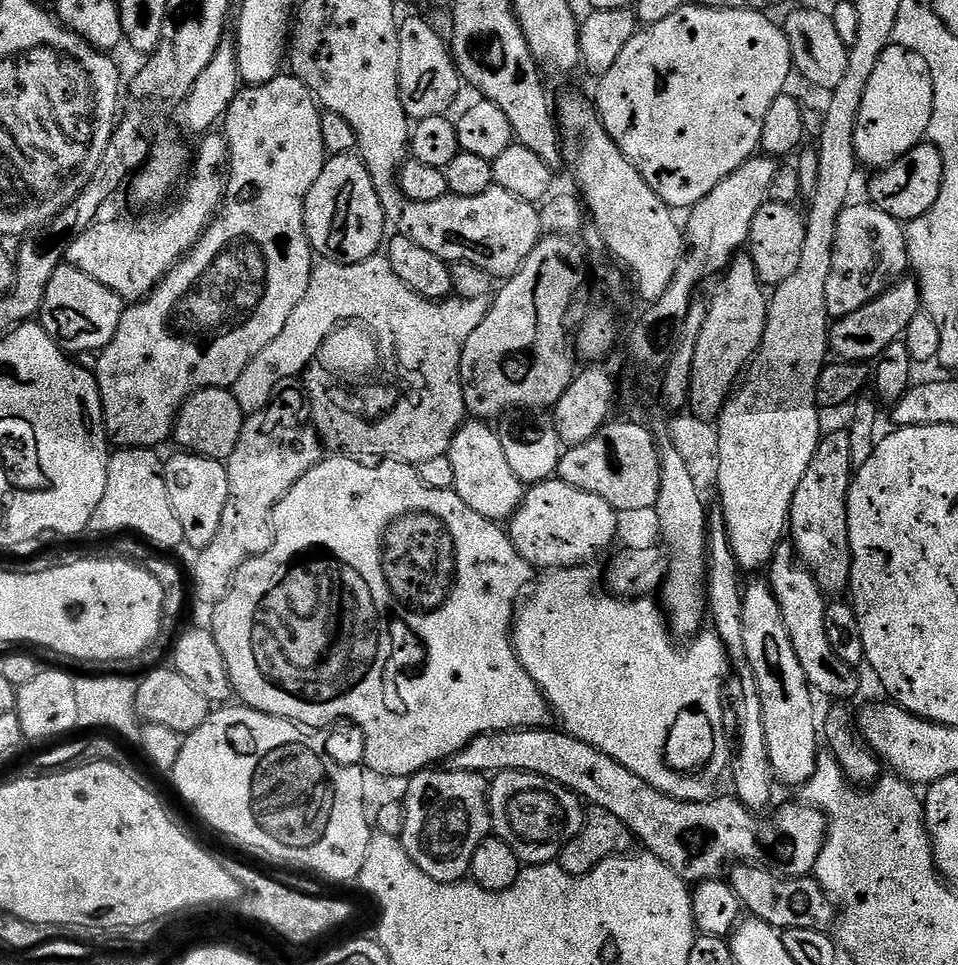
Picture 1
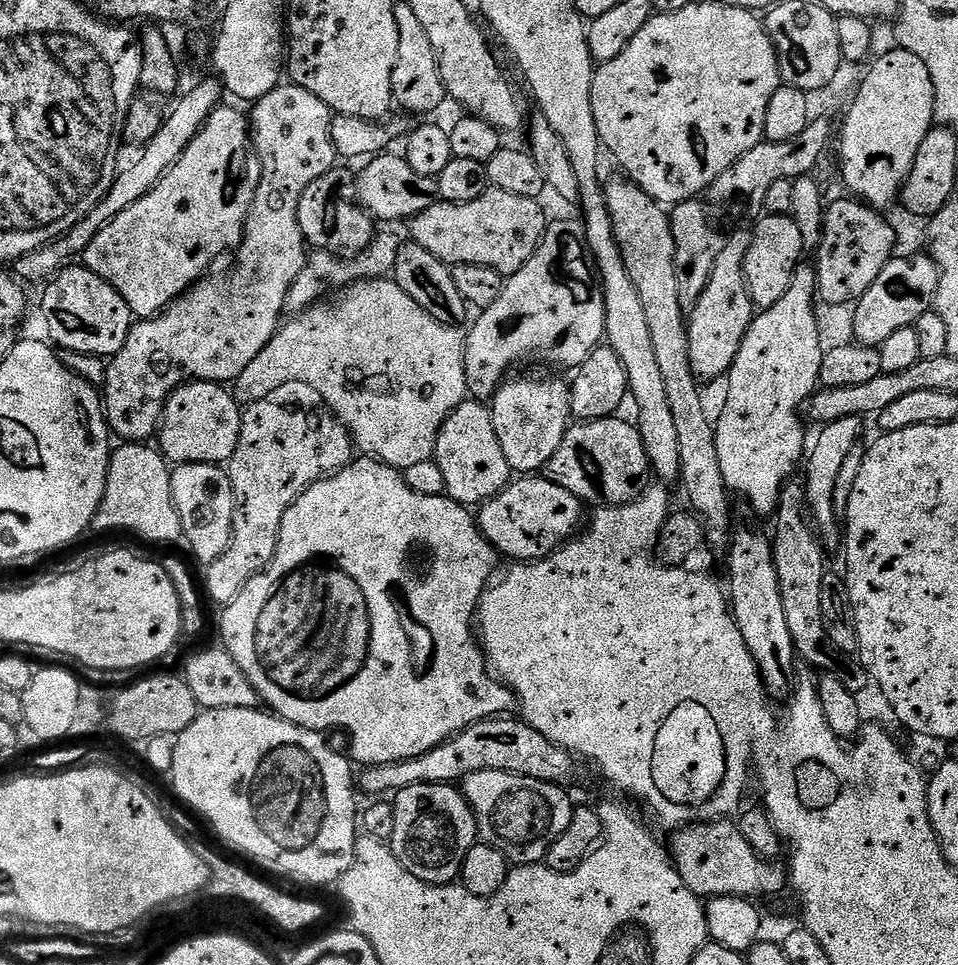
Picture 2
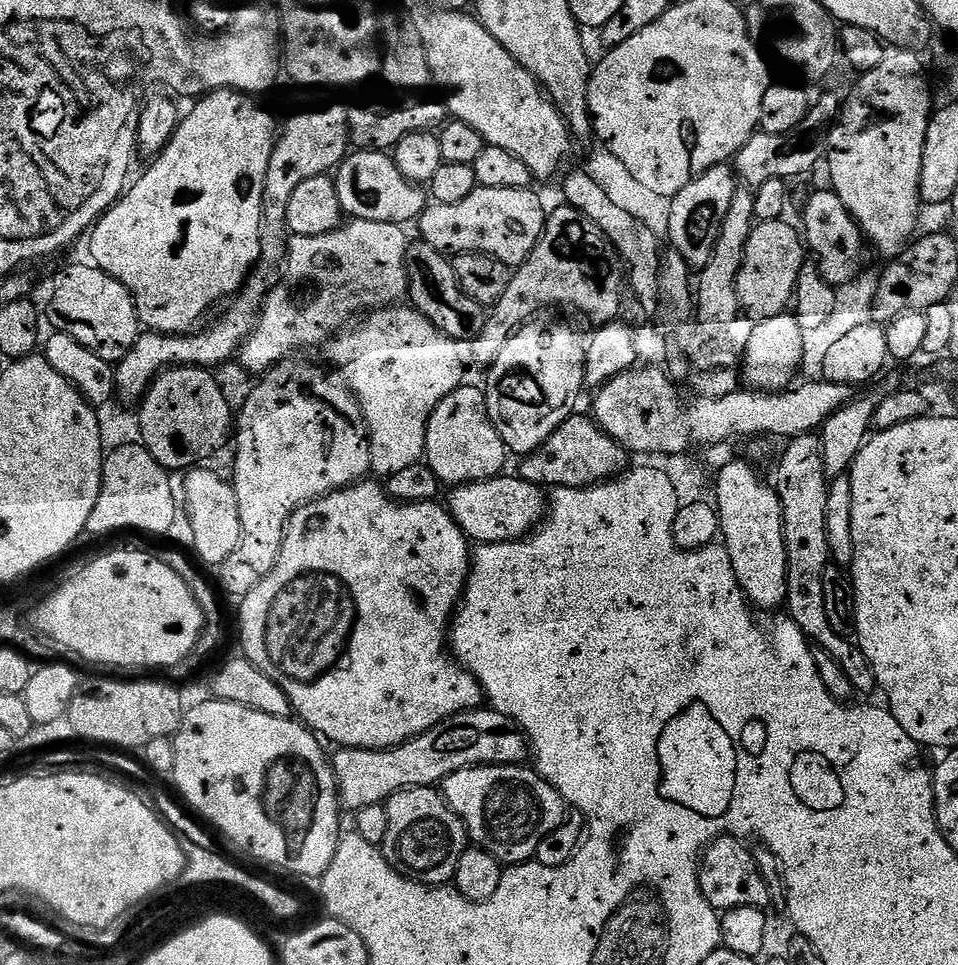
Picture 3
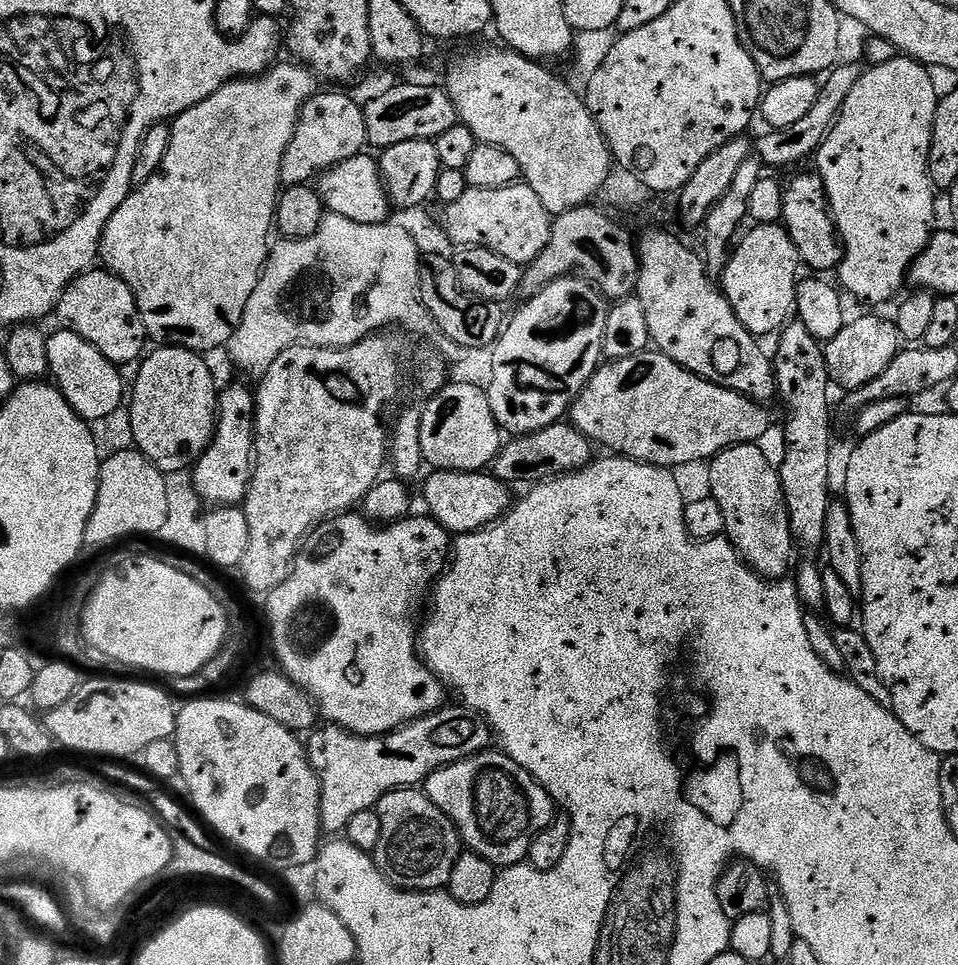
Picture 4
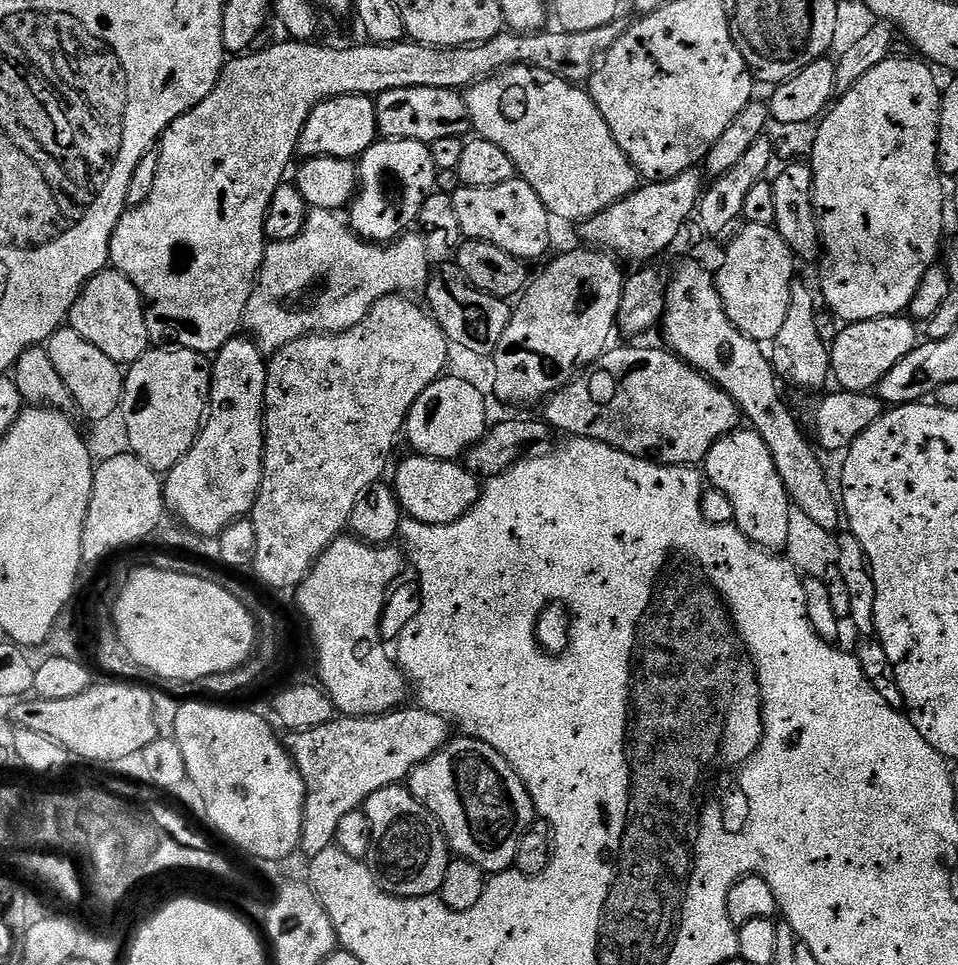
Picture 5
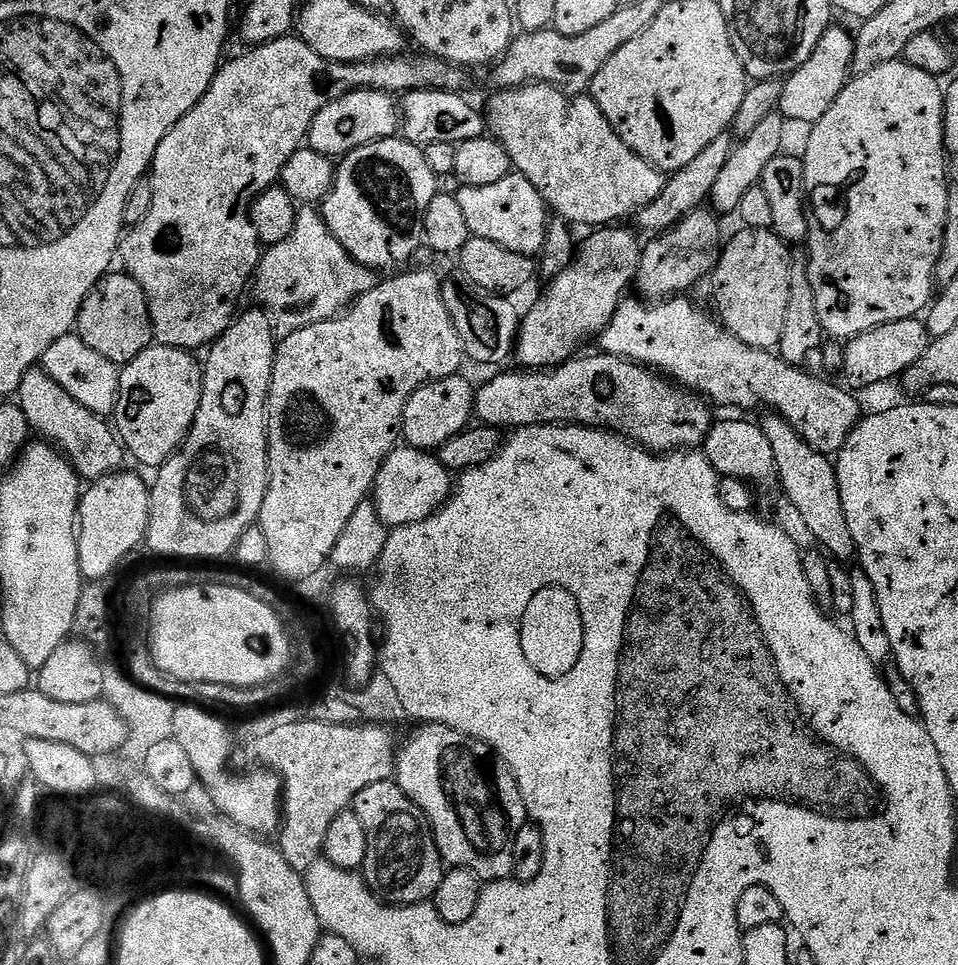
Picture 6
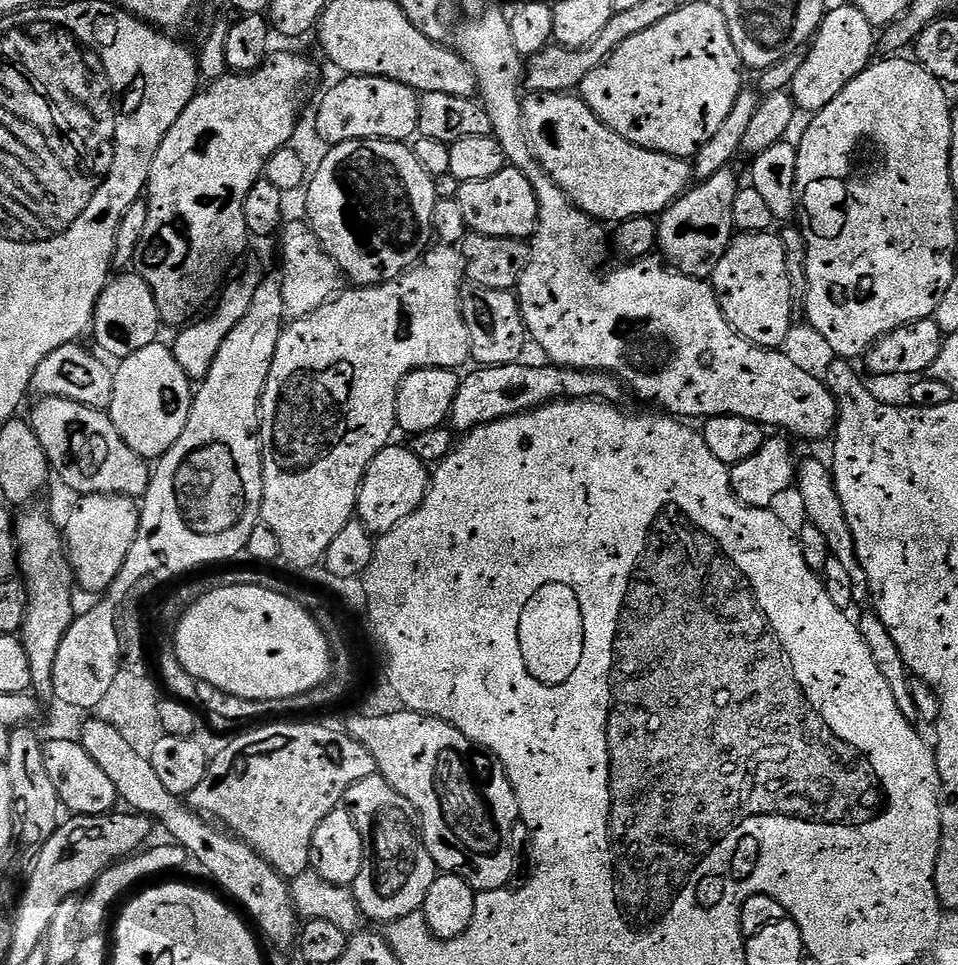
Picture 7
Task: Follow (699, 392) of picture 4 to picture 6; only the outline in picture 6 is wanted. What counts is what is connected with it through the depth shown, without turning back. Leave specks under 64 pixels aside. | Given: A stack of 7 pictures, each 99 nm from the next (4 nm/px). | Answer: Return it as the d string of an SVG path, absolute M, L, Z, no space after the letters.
M607 354L584 355L577 355L565 364L557 364L551 370L500 370L493 380L485 380L475 389L475 419L481 425L501 430L529 428L535 424L580 424L583 428L603 428L606 432L617 433L657 454L696 450L703 445L714 423L709 401L657 374L653 369L635 364L633 360Z

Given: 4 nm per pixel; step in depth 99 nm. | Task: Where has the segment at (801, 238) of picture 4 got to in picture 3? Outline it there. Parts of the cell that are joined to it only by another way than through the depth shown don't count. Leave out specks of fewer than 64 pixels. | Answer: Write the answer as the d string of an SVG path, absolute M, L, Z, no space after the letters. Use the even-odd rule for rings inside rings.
M831 190L816 192L805 202L804 228L807 247L820 268L822 278L828 285L837 286L850 283L860 276L865 267L864 233L856 225L856 220L848 213L846 206L842 206L842 198L838 198L836 192ZM806 231L808 231L808 236Z

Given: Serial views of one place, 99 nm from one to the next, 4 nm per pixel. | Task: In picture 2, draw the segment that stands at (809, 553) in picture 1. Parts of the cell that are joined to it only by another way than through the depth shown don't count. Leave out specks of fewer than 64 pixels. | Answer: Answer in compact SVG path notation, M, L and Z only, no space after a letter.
M847 416L838 418L838 422L830 422L819 429L816 441L811 441L810 451L806 456L806 467L803 469L804 496L808 499L808 510L819 535L825 541L837 539L836 519L838 513L834 506L834 485L838 483L838 473L842 471L842 465L846 462L846 457L850 450L854 450L861 443L860 435L864 432L865 421L859 416Z

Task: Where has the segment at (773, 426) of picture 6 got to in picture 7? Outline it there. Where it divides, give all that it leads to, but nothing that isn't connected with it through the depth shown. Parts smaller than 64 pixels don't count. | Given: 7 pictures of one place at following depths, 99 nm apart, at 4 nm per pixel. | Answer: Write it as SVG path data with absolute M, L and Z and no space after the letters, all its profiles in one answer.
M814 458L808 459L799 465L797 469L796 487L804 497L806 505L807 521L825 535L827 545L830 546L832 556L838 558L838 562L845 567L849 573L850 582L853 583L853 593L855 605L862 604L869 598L871 599L872 591L869 586L869 578L866 575L862 564L858 561L857 546L854 542L853 534L850 533L849 522L846 520L845 511L842 508L842 502L838 498L836 484L833 482L832 471L829 465L824 461Z

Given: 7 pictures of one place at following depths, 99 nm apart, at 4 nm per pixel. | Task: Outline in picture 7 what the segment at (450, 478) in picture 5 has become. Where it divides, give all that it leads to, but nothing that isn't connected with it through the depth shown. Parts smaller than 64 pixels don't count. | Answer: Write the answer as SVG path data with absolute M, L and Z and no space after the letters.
M396 442L389 443L378 454L362 478L362 486L356 503L356 516L373 534L383 534L394 530L410 514L422 506L430 487L430 468L415 456L406 446L400 448Z

